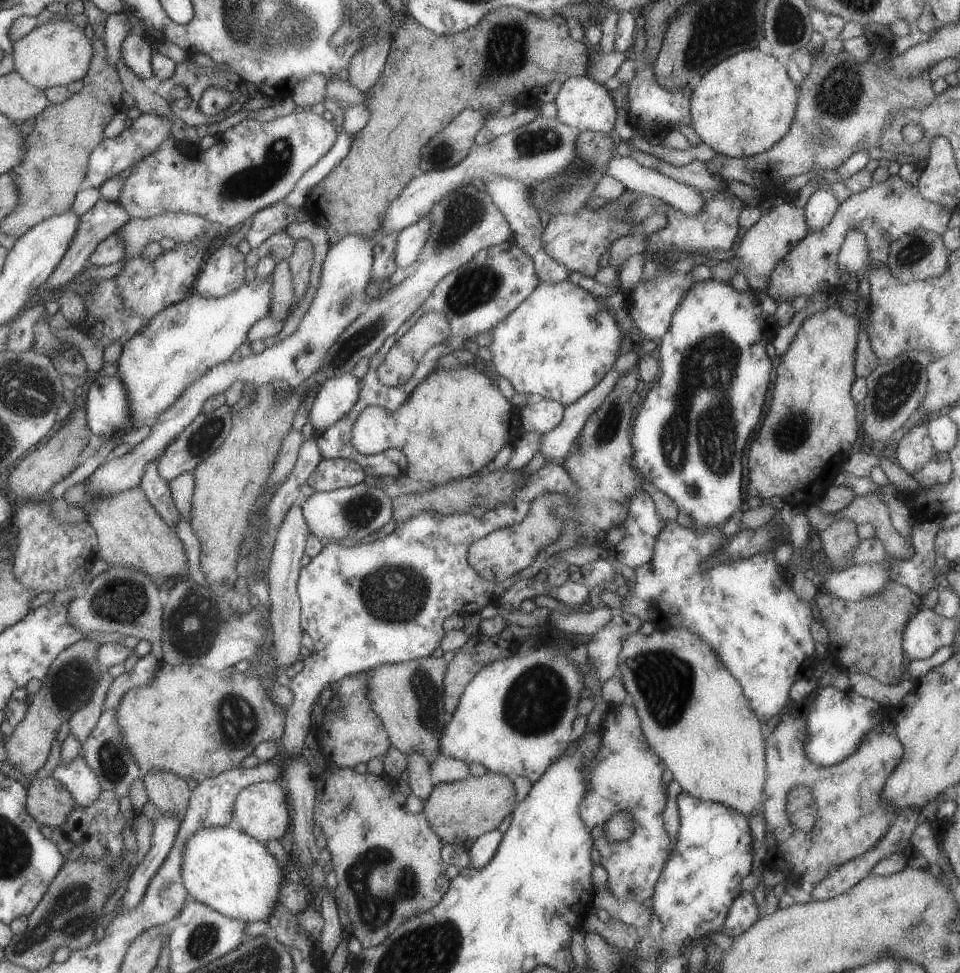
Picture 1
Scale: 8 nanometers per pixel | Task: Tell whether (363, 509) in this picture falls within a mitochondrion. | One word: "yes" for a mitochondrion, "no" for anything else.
yes

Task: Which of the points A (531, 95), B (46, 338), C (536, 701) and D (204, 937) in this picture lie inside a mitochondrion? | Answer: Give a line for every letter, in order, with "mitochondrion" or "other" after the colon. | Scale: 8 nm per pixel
A: mitochondrion
B: other
C: mitochondrion
D: mitochondrion

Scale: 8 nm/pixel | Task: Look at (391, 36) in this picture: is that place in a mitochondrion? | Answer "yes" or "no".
no

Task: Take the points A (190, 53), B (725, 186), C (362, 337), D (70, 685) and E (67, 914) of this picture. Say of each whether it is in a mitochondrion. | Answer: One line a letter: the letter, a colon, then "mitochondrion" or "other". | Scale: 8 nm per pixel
A: other
B: other
C: mitochondrion
D: mitochondrion
E: mitochondrion

